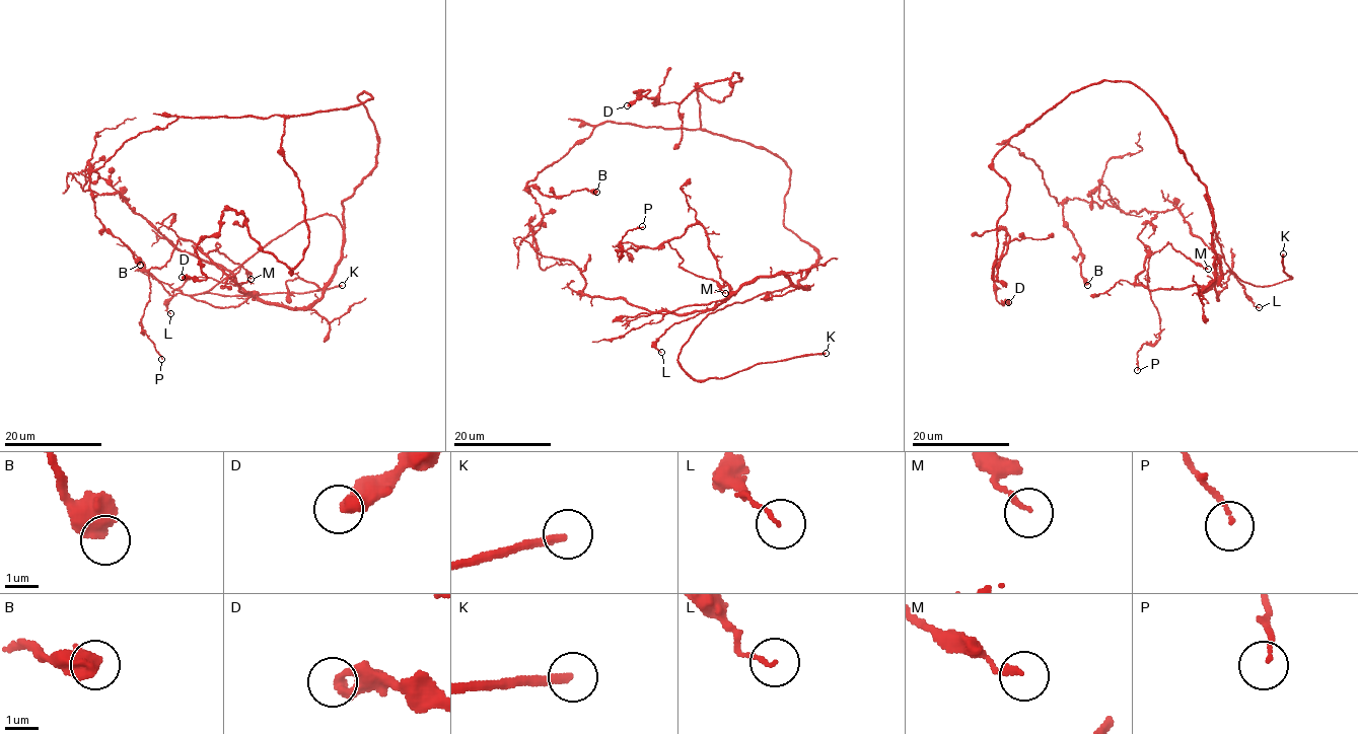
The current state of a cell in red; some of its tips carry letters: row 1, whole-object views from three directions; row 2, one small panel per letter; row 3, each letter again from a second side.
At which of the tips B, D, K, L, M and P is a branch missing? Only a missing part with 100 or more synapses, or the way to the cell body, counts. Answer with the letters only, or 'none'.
K

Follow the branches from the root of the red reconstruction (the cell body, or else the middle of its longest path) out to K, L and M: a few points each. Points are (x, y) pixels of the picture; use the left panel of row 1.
K: (369, 115), (376, 166), (343, 201), (343, 223), (329, 214), (304, 219), (209, 291), (190, 295), (342, 285)
L: (369, 115), (376, 166), (343, 201), (342, 258), (325, 293), (285, 308), (192, 277), (170, 313)
M: (369, 115), (376, 166), (343, 201), (325, 293), (267, 303), (207, 253), (217, 243), (251, 279)

